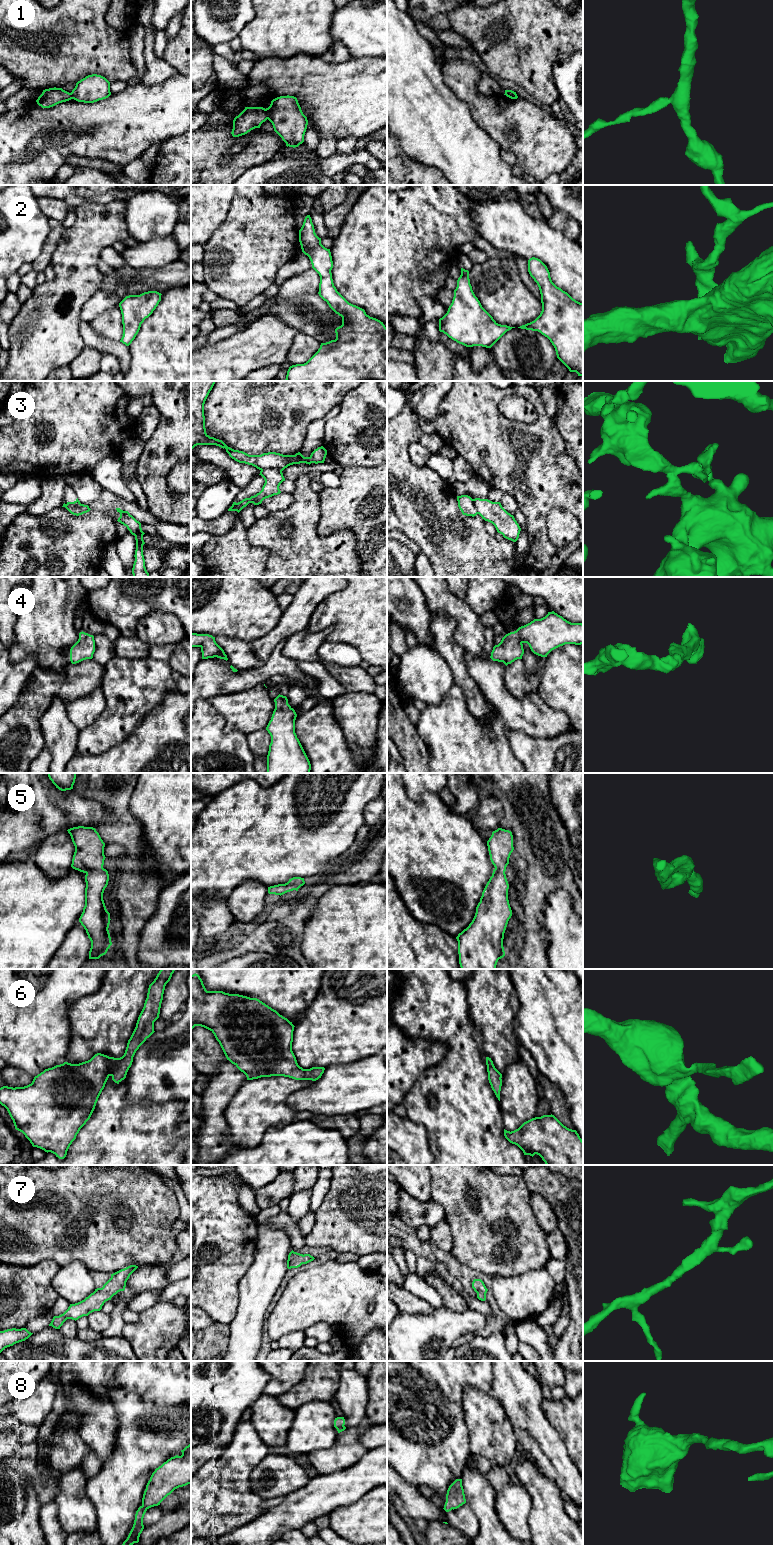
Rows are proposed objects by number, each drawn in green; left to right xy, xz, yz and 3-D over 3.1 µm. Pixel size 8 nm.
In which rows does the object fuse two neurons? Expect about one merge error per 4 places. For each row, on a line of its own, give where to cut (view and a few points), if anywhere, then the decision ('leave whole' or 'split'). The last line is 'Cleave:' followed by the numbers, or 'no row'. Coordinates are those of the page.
1: xz (265, 109), (268, 118) | split
2: no cut | leave whole
3: xz (261, 469), (278, 469), (281, 471) | split
4: no cut | leave whole
5: no cut | leave whole
6: no cut | leave whole
7: no cut | leave whole
8: no cut | leave whole
Cleave: 1, 3

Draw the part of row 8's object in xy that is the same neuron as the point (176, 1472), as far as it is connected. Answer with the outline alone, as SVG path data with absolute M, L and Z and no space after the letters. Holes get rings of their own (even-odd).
M191 1443L181 1450L181 1456L174 1456L155 1469L142 1498L142 1505L135 1514L133 1527L122 1545L139 1542L144 1529L143 1518L146 1511L160 1503L175 1489L191 1484Z

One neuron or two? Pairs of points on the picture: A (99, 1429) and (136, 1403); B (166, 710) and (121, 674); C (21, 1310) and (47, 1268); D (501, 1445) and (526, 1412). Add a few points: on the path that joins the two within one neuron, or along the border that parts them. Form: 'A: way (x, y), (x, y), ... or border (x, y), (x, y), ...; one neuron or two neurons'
A: border (107, 1398), (116, 1413), (116, 1440); two neurons
B: border (176, 688), (168, 692), (141, 719); two neurons
C: way (21, 1300), (21, 1296), (38, 1278); one neuron
D: border (503, 1407), (518, 1440); two neurons

